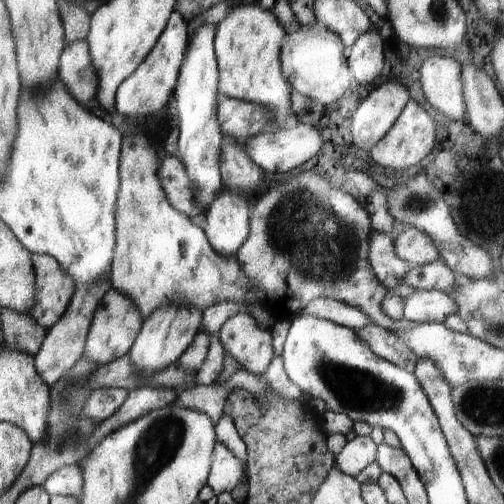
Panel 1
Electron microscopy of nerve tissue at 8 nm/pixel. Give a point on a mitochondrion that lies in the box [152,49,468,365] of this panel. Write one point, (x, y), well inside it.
(310, 236)

